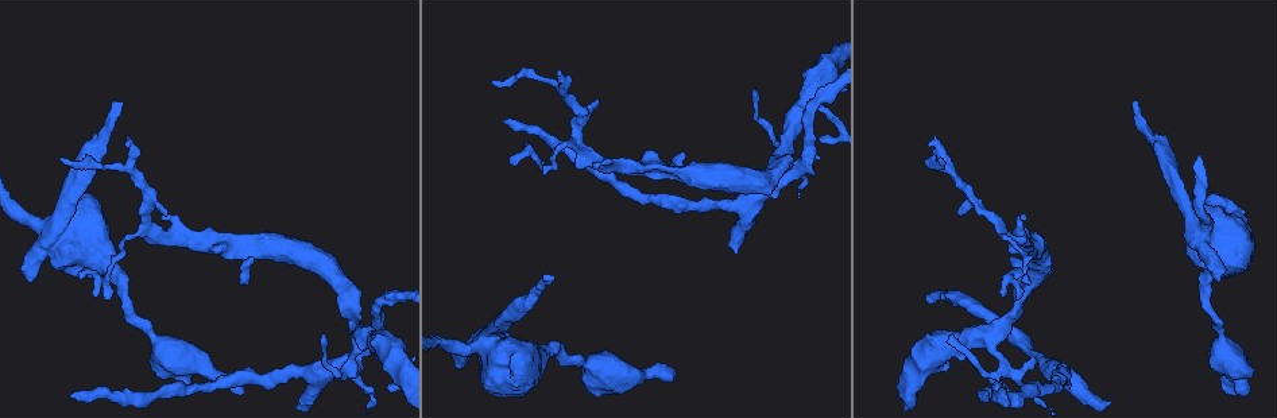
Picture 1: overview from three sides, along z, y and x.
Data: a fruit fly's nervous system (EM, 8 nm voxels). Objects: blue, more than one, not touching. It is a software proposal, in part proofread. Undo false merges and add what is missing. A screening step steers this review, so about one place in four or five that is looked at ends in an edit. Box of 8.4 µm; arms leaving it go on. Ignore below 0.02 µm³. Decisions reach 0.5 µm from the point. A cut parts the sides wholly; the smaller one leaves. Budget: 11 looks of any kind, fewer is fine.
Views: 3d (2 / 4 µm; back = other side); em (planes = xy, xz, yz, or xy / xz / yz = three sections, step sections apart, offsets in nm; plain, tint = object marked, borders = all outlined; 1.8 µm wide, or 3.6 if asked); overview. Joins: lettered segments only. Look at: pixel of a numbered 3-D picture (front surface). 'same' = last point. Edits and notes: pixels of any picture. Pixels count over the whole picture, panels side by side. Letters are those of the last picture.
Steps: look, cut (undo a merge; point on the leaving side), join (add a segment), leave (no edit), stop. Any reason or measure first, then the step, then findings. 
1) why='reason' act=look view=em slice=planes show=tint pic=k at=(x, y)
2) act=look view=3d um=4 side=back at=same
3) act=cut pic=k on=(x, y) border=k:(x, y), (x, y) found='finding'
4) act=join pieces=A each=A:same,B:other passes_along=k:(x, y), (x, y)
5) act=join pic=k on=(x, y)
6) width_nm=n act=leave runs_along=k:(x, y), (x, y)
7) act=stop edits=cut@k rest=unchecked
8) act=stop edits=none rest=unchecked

why='branch stops here' act=look view=em slice=planes show=tint pic=1 at=(1233, 393)

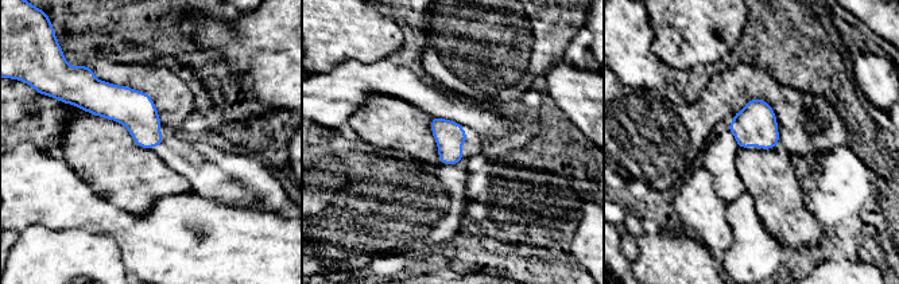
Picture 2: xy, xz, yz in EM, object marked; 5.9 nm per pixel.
why='see the neighbours' act=look view=em slice=planes show=borders at=same

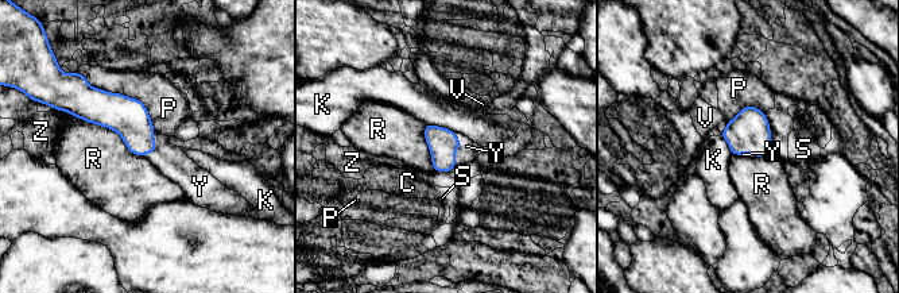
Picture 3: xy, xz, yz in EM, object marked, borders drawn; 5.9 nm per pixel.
longest_contact=P:550nm act=join pieces=Y each=C:other,K:other,P:other,R:other,S:other,V:other,Y:same,Z:other found='it goes on there'

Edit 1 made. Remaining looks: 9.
act=look view=overview

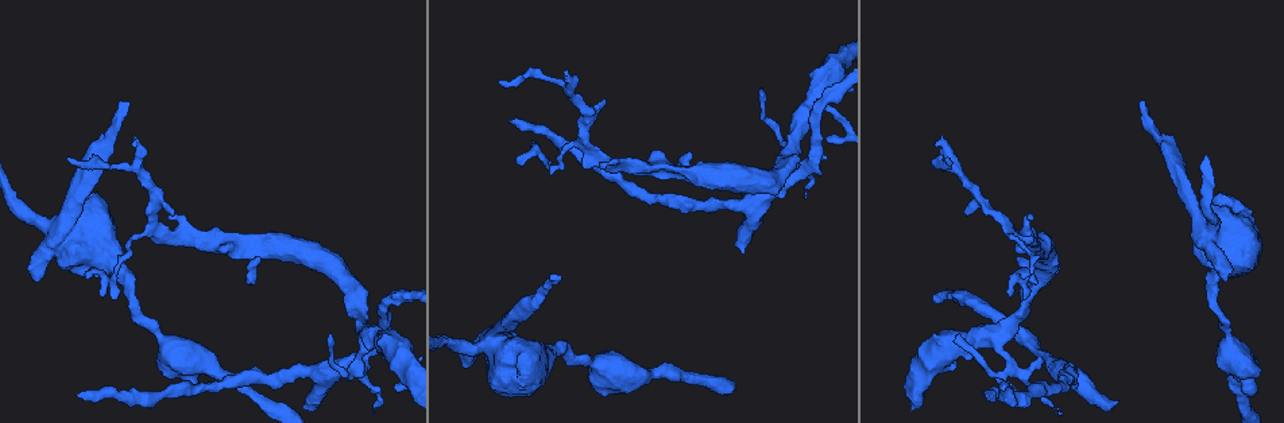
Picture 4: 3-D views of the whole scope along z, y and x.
why='free end' act=look view=em slice=yz step=8 show=borders pic=4 at=(1035, 284)

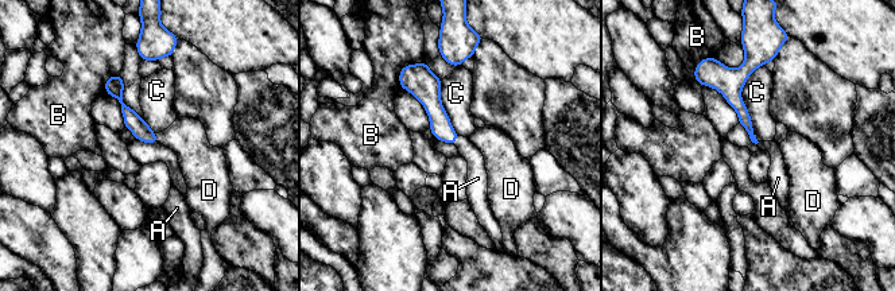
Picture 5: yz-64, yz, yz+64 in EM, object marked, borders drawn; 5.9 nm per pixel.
act=join pieces=A each=A:same,B:other,C:other,D:other passes_along=5:(441, 127), (456, 140), (477, 175) found='the cell continues'

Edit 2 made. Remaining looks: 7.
act=look view=overview

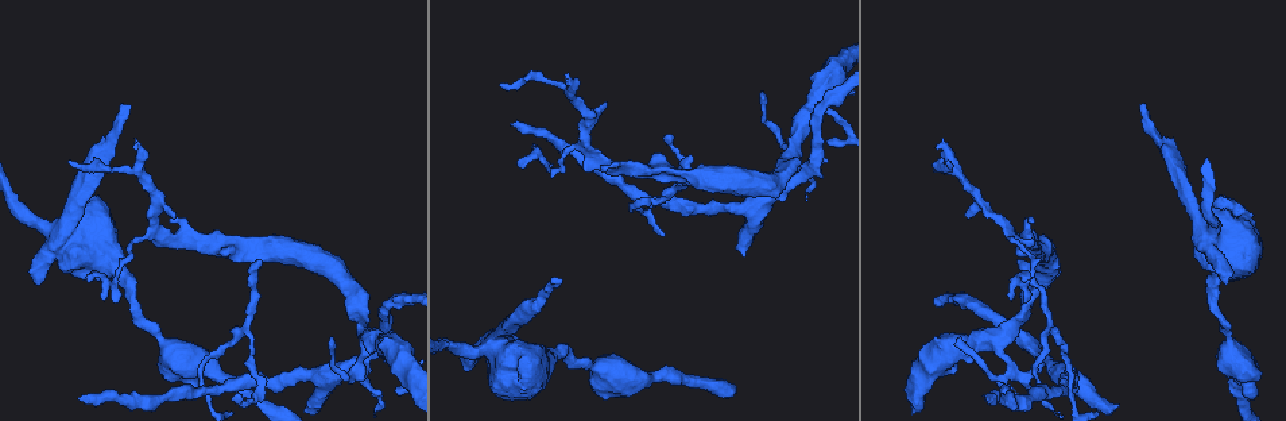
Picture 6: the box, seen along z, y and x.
why='sudden change in width' act=look view=3d um=2 pic=6 at=(341, 273)

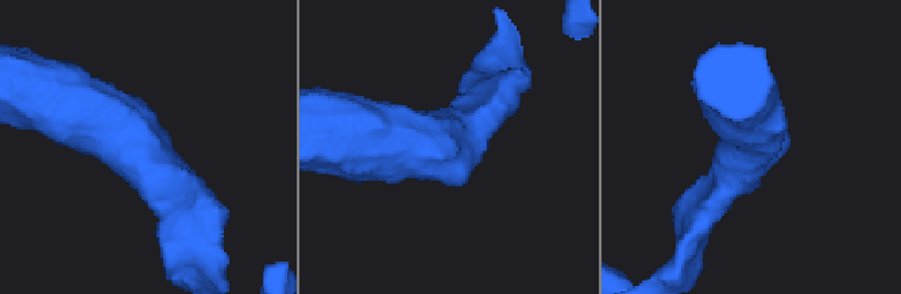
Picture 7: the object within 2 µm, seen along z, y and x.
arm_widths_nm=200,460 why='need the tissue' act=look view=em slice=xy step=16 show=tint pic=7 at=(442, 144)

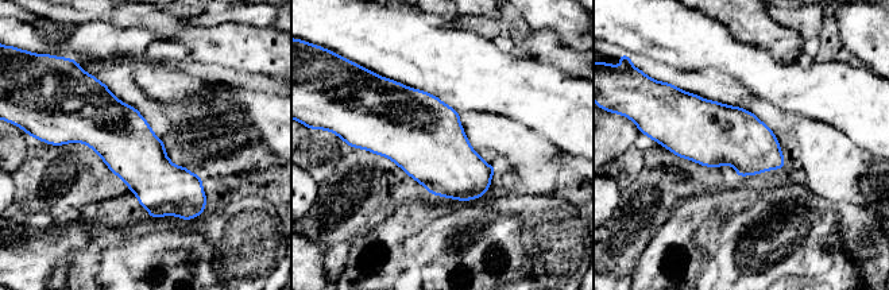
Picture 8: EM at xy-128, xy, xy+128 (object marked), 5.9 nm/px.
why='another direction' act=look view=em slice=yz step=16 show=borders at=same

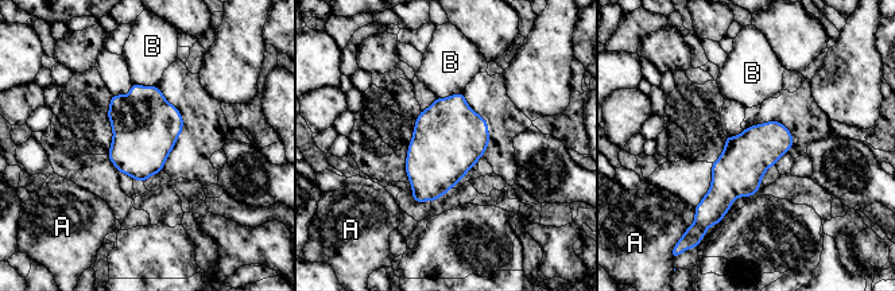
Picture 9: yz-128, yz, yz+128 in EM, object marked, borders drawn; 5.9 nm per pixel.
width_nm=280 longest_contact=B:170nm act=leave each=A:other,B:other found='continuous, no second cell'

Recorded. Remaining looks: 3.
why='a fork' act=look view=em slice=xy step=8 show=tint pic=6 at=(795, 178)

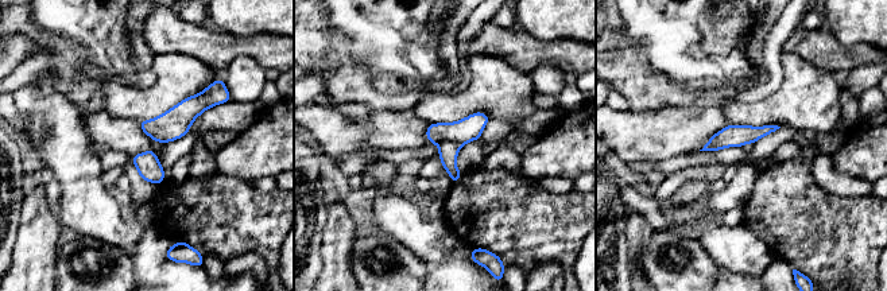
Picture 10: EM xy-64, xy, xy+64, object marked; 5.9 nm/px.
act=look view=em slice=planes show=tint at=same

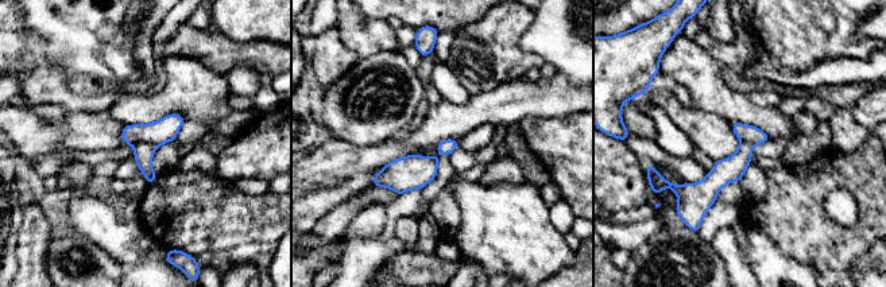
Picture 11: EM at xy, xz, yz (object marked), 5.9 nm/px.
why='see the neighbours' act=look view=em slice=planes show=borders at=same

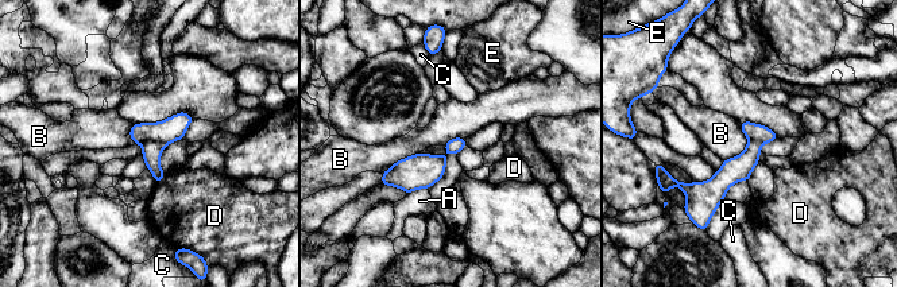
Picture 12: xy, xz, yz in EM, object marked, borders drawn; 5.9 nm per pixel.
width_nm=140 act=cut pic=12 on=(170, 130) each=A:other,B:other,C:other,D:other,E:other border=12:(142, 143), (157, 140), (163, 146) found='a second cell is stuck on'

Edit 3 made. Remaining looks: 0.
act=stop edits=join@3,join@5,cut@12 rest=unchecked

